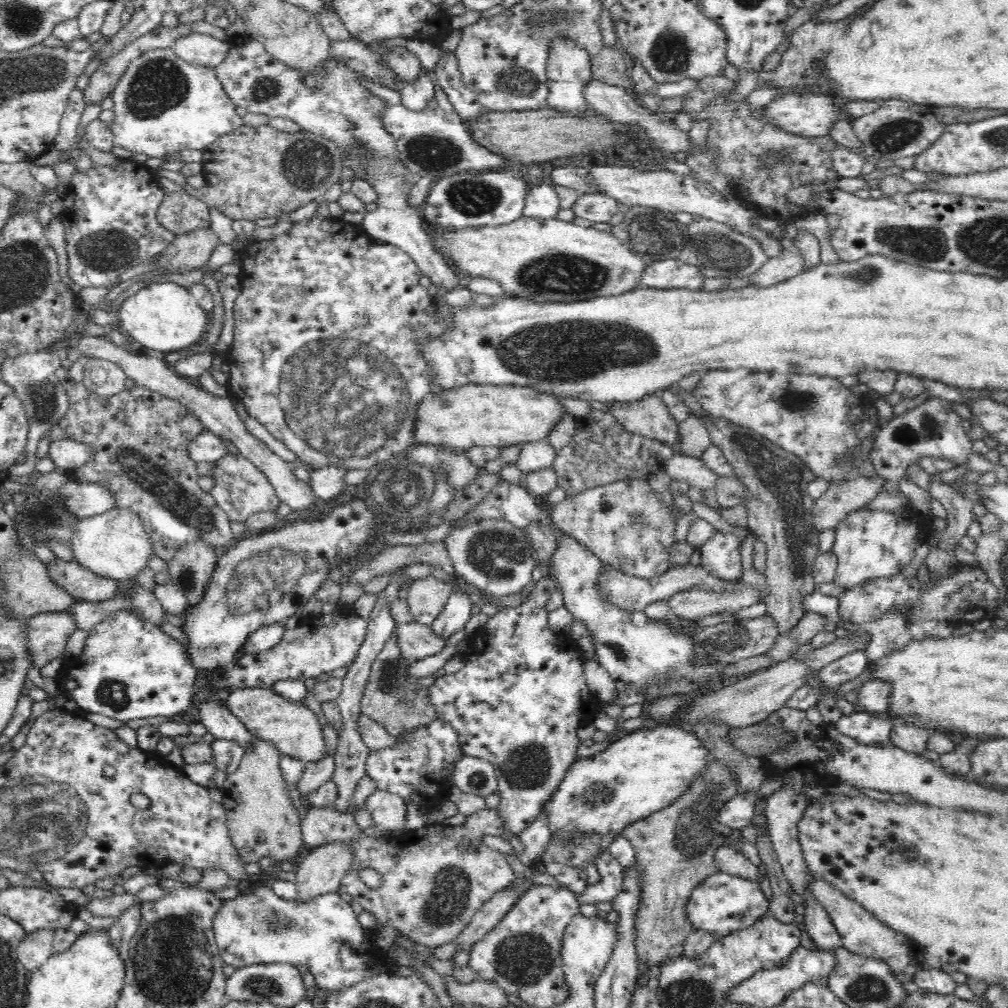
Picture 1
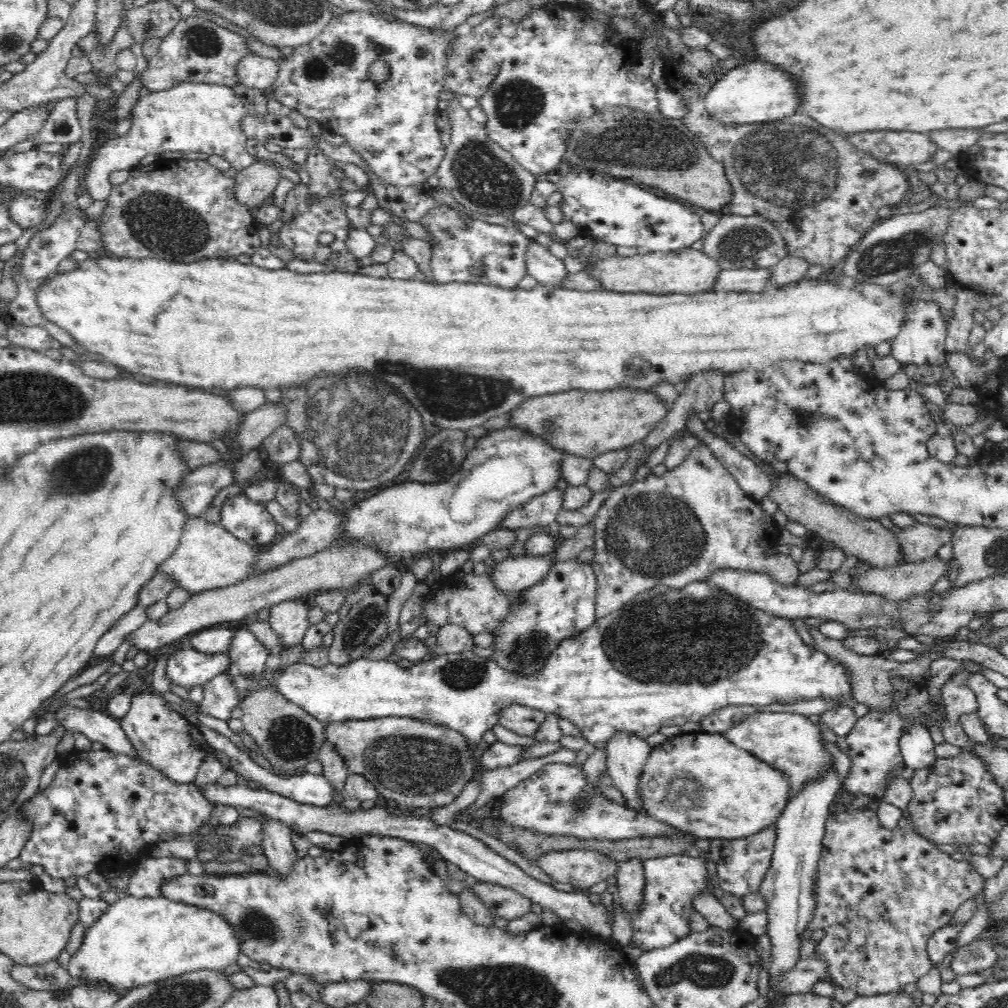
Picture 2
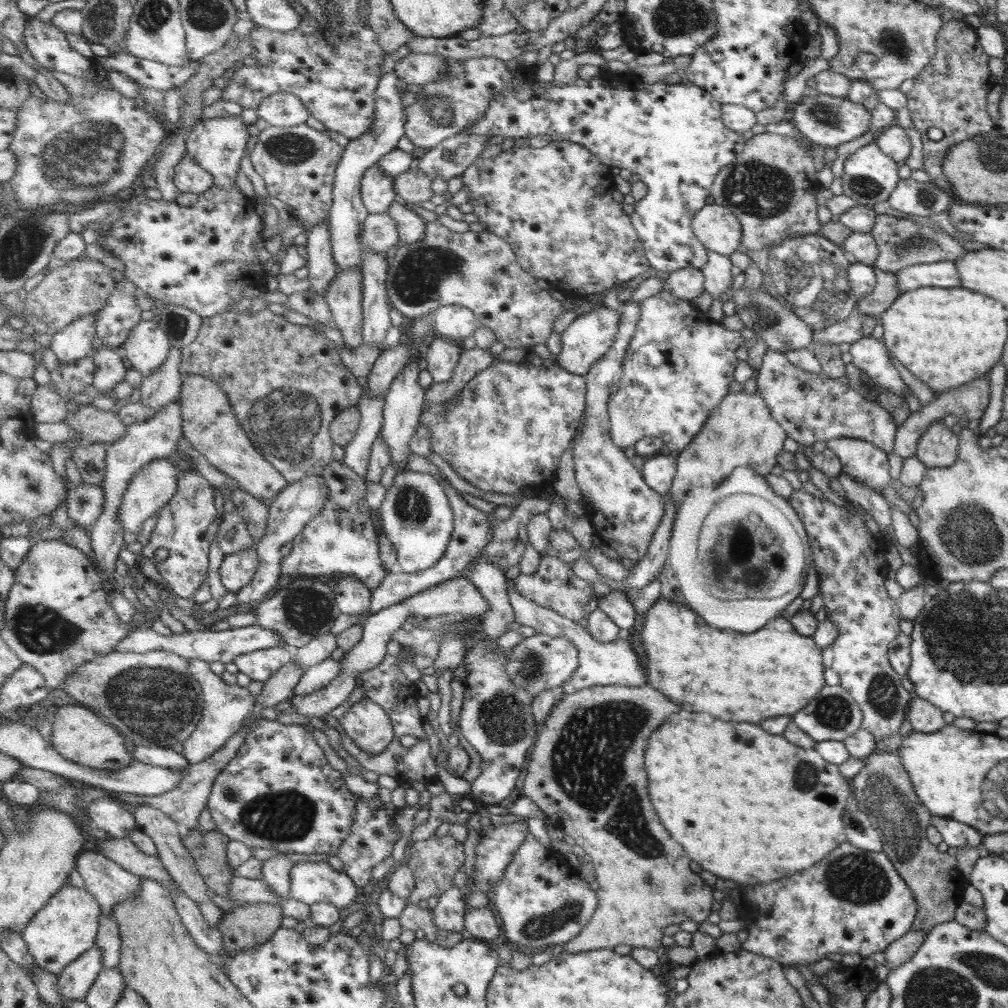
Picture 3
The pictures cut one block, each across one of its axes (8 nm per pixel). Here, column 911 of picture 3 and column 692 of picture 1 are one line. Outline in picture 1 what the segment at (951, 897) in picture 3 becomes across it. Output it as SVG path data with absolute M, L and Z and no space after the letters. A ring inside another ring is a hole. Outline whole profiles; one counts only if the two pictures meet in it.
M712 758L712 762L710 762L710 768L702 774L702 778L698 778L694 784L692 784L692 788L690 788L690 792L684 796L684 798L680 798L678 802L674 802L672 806L668 806L668 808L664 808L664 810L659 810L658 812L647 816L646 818L638 819L637 821L631 822L628 826L619 830L619 836L625 838L630 844L633 846L635 852L635 868L637 868L637 879L639 882L639 903L638 908L635 910L635 919L634 919L634 943L636 943L637 948L637 956L644 963L648 963L650 966L661 967L668 958L678 958L685 954L685 946L688 935L690 935L694 930L694 922L690 921L690 915L686 913L688 910L688 902L690 902L690 896L692 896L694 890L702 884L706 878L710 878L710 876L714 876L714 874L718 874L720 872L720 868L716 865L715 862L715 852L718 847L722 844L725 844L728 841L728 836L731 836L732 830L730 830L727 826L720 824L716 819L716 813L718 810L725 805L725 802L737 795L737 784L733 779L733 776L723 767L723 764L720 764Z

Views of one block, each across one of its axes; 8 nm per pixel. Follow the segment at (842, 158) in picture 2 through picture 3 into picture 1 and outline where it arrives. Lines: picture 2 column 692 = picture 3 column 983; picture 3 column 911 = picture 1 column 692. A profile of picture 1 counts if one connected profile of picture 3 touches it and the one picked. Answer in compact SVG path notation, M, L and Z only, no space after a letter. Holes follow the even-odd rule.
M722 69L717 75L705 76L695 79L692 90L681 96L682 108L678 112L688 113L694 123L706 122L707 124L707 154L712 162L712 168L717 173L729 176L729 188L734 193L734 198L743 202L748 210L755 215L771 218L772 220L782 220L785 224L792 224L796 220L804 220L810 214L822 212L820 196L826 196L830 190L834 190L832 183L828 180L838 180L840 173L834 169L834 150L838 150L838 142L831 136L828 137L802 137L788 132L780 125L769 122L767 118L767 108L753 108L751 103L744 100L732 99L739 79L729 78ZM790 190L812 190L811 198L797 204L788 197Z

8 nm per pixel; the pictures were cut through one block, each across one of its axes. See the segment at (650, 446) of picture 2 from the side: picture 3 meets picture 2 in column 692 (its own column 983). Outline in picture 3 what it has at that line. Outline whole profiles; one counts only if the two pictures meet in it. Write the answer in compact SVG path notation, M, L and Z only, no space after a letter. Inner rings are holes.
M988 374L974 378L972 381L962 384L960 387L954 389L947 389L943 392L935 394L933 400L927 405L920 405L917 411L909 413L909 416L896 427L894 434L894 445L891 449L891 454L905 459L914 455L916 450L916 442L919 440L921 434L924 433L928 424L941 420L944 414L955 414L955 416L966 418L969 420L976 420L981 418L985 407L989 400L989 381Z

